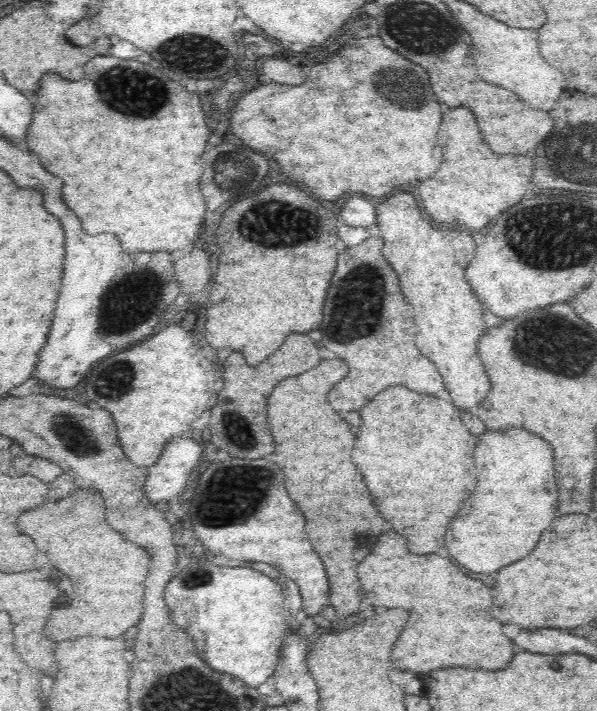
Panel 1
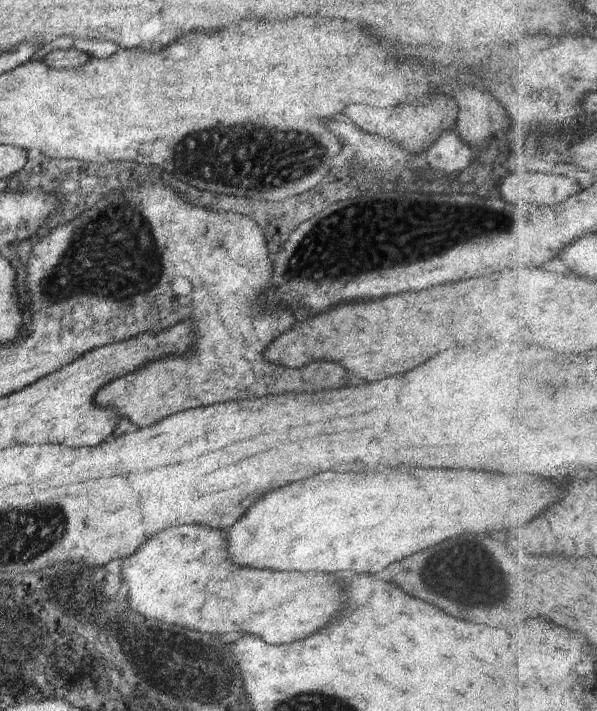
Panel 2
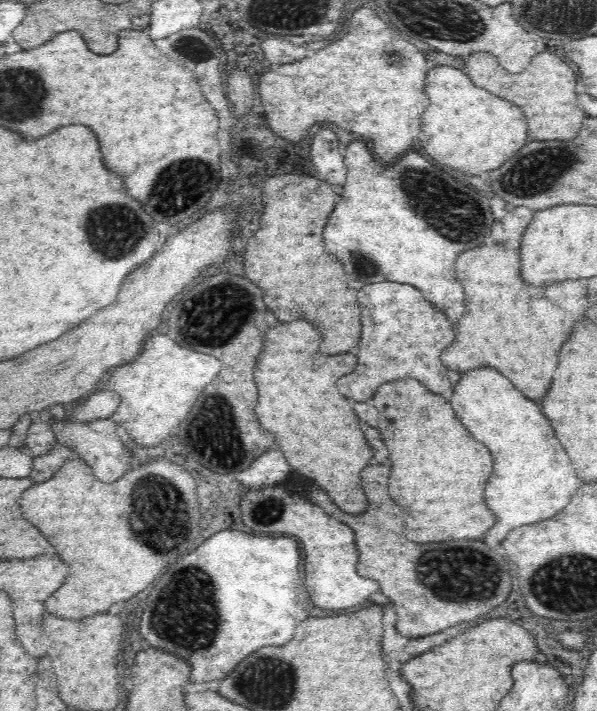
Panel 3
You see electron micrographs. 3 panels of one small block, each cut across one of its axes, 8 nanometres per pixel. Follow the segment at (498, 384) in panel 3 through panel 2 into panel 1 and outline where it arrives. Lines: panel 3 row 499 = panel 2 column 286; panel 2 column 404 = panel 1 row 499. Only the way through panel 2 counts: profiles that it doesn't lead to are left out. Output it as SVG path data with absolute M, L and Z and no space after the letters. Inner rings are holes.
M512 428L504 432L486 432L474 452L478 486L472 496L466 500L462 510L456 514L452 526L446 532L446 548L450 556L460 562L460 566L470 572L490 574L500 568L524 558L538 544L542 532L558 516L558 498L556 498L556 480L554 480L554 452L540 436L524 430Z

